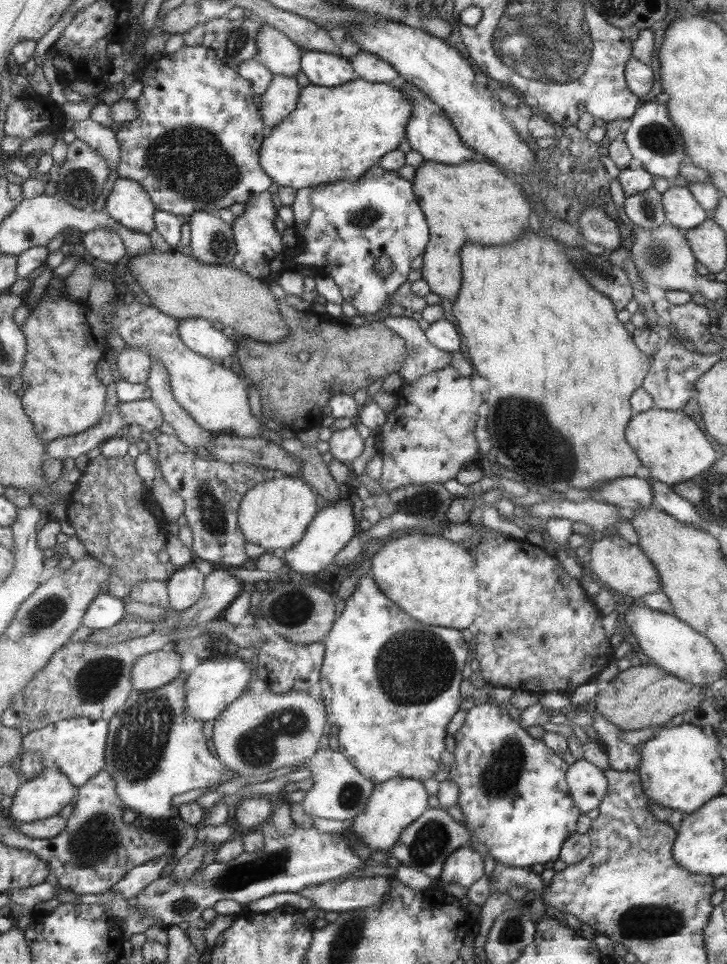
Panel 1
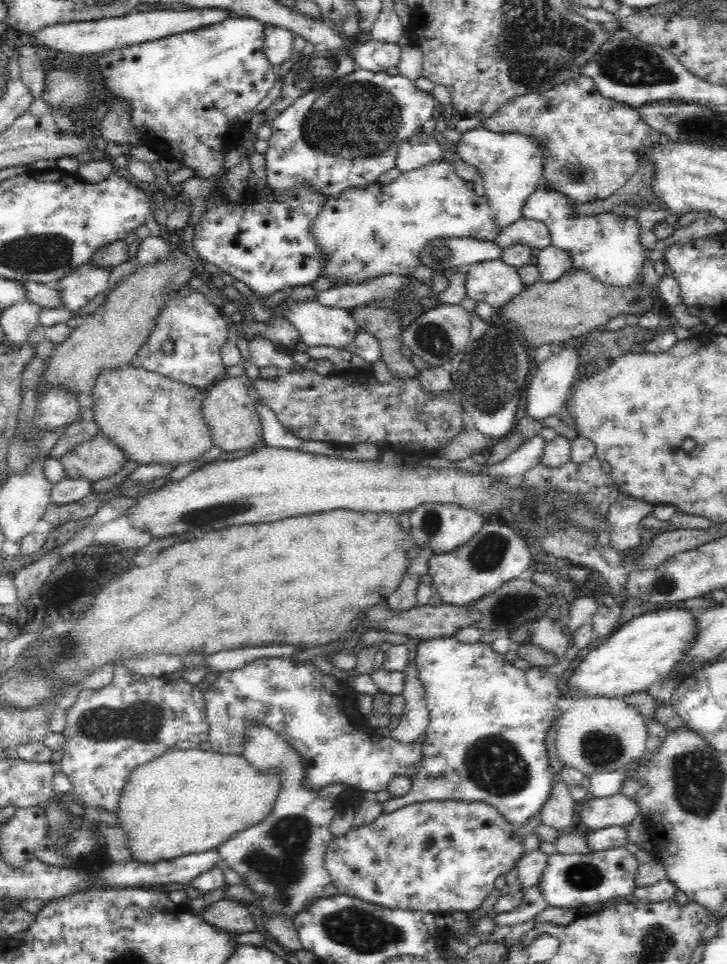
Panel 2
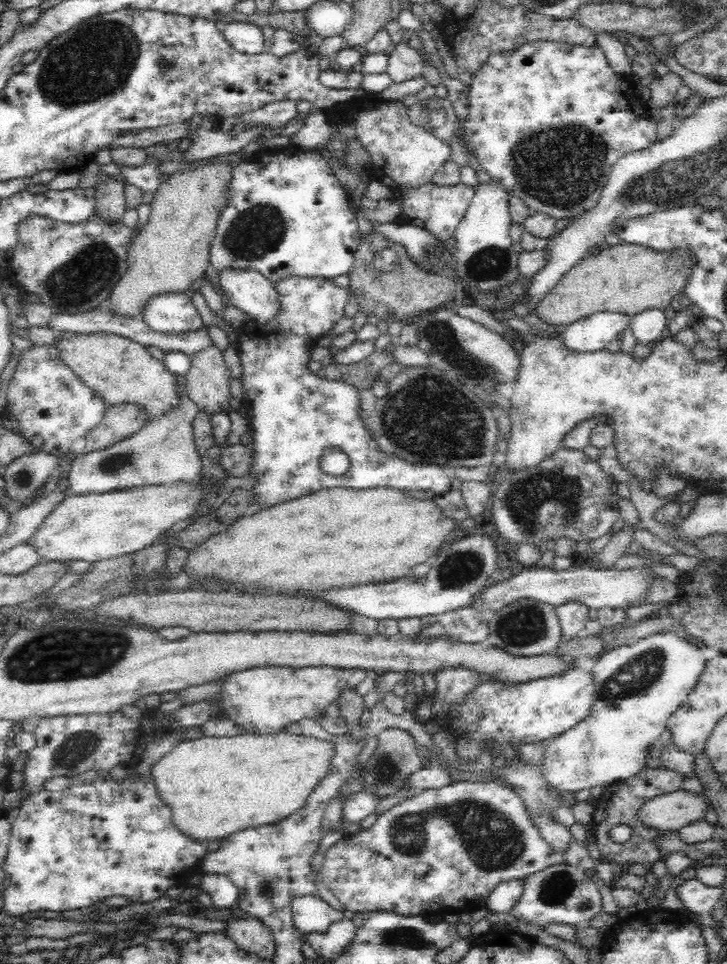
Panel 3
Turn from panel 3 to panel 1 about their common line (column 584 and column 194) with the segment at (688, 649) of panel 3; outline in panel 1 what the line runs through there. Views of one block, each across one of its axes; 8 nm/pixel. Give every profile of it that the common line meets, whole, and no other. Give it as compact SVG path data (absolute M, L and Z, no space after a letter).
M181 672L171 683L153 690L131 689L125 702L110 720L110 735L106 752L107 768L117 782L117 794L121 798L124 810L131 810L137 816L154 820L168 820L172 813L170 802L173 796L189 790L201 789L203 786L213 787L241 774L225 769L218 758L213 758L207 750L205 738L201 734L202 720L190 717L185 712L185 685L189 674Z

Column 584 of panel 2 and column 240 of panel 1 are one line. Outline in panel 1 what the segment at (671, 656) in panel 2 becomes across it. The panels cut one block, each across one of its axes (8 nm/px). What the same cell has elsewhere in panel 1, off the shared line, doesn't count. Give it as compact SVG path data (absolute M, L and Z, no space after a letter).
M221 654L199 663L186 677L185 712L203 722L215 720L216 716L245 690L249 682L249 667L242 659L239 660L237 655L227 658Z

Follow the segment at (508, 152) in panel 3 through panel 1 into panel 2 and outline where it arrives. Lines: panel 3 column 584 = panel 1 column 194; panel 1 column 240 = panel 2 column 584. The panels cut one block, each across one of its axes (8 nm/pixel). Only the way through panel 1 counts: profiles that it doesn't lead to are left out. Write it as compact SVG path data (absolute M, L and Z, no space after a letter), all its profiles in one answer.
M578 75L572 82L557 84L552 90L514 97L508 104L502 105L492 118L483 120L482 126L492 132L519 132L541 140L549 152L543 164L543 178L549 182L549 188L566 194L575 204L586 204L612 196L634 176L644 150L662 141L662 135L641 119L639 110L603 97L590 76L584 75Z

